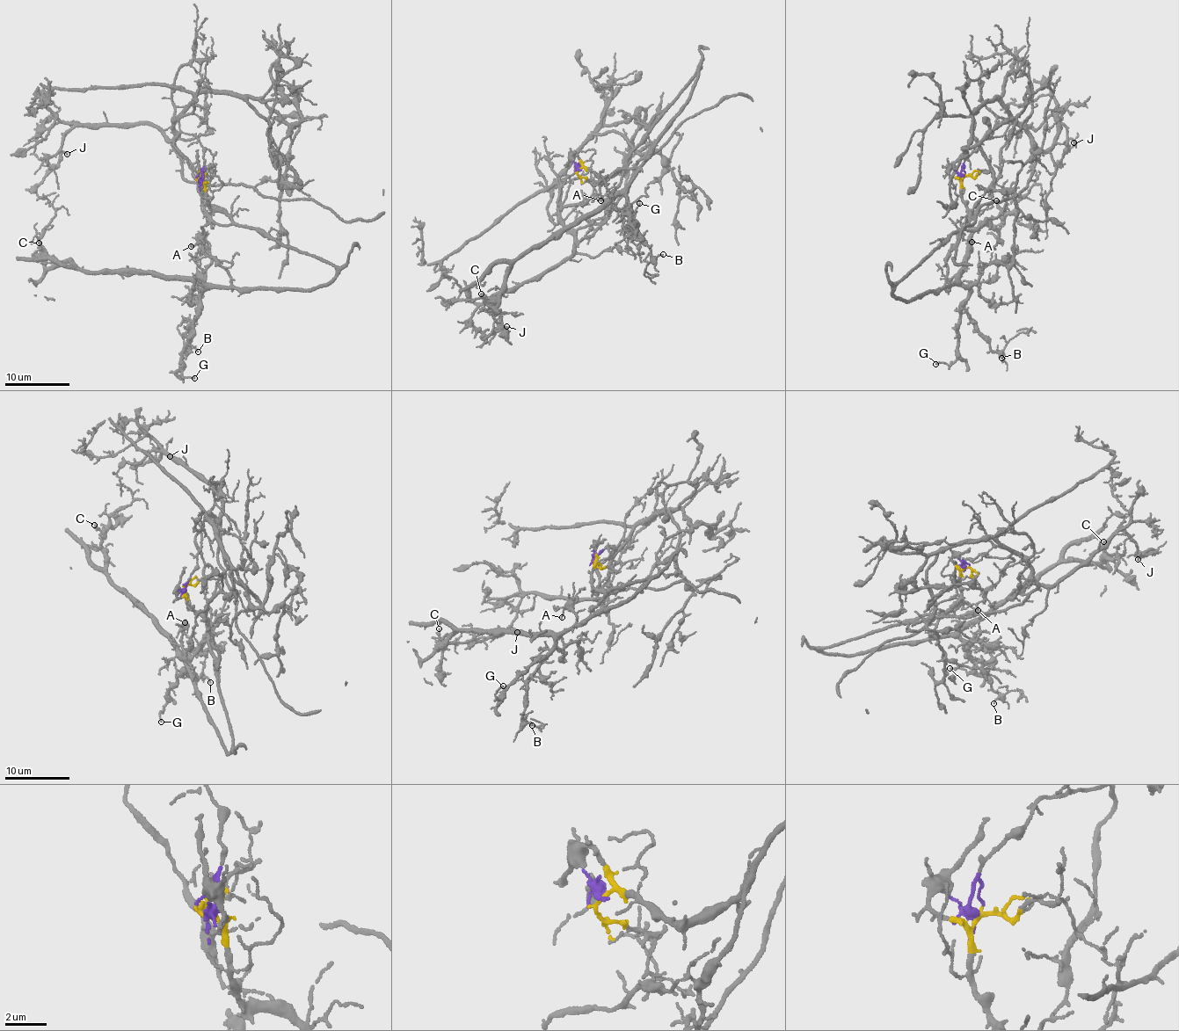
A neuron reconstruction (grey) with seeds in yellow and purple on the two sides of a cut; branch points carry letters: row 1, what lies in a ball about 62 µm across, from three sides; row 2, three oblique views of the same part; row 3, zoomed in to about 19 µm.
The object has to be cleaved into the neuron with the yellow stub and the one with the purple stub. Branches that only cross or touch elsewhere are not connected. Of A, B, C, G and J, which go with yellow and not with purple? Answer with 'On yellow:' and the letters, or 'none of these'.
On yellow: A, B, C, G

